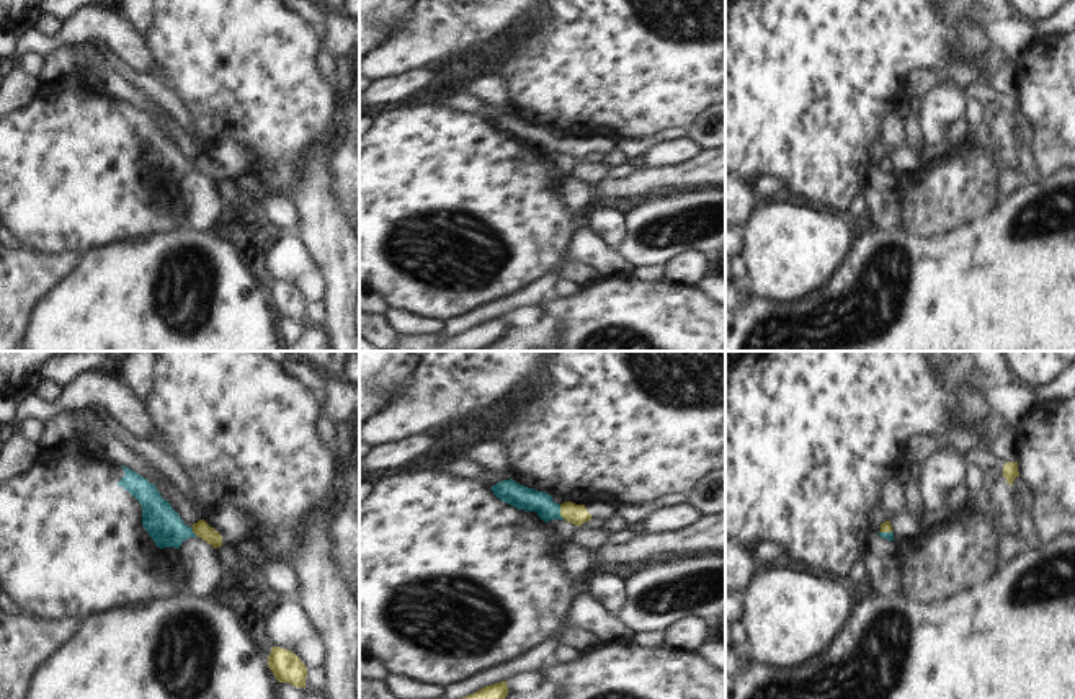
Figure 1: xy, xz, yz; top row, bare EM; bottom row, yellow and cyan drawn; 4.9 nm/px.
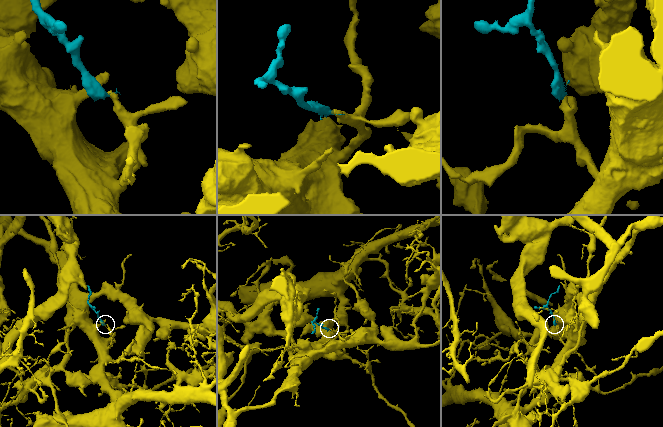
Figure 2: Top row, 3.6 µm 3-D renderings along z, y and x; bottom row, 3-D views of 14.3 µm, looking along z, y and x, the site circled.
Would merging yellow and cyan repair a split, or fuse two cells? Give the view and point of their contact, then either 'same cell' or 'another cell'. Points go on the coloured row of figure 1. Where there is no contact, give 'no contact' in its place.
xz (561, 512) | same cell

